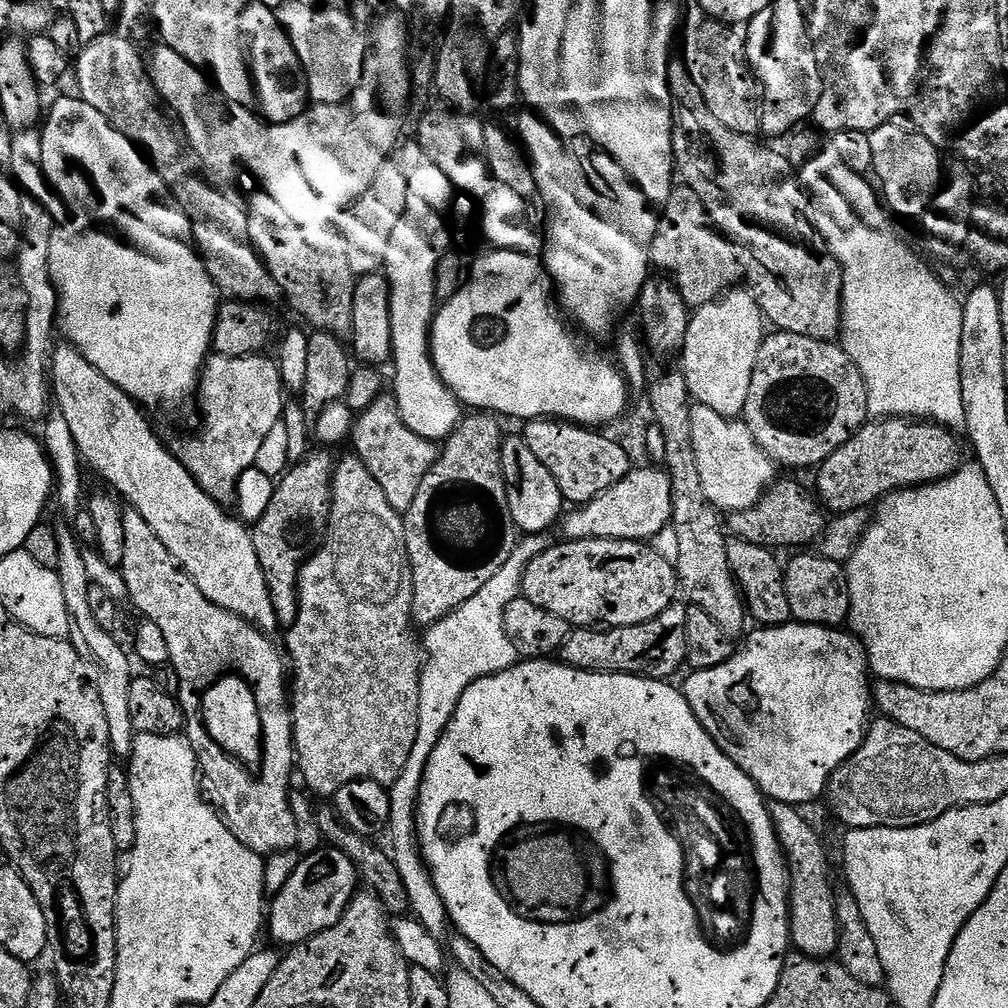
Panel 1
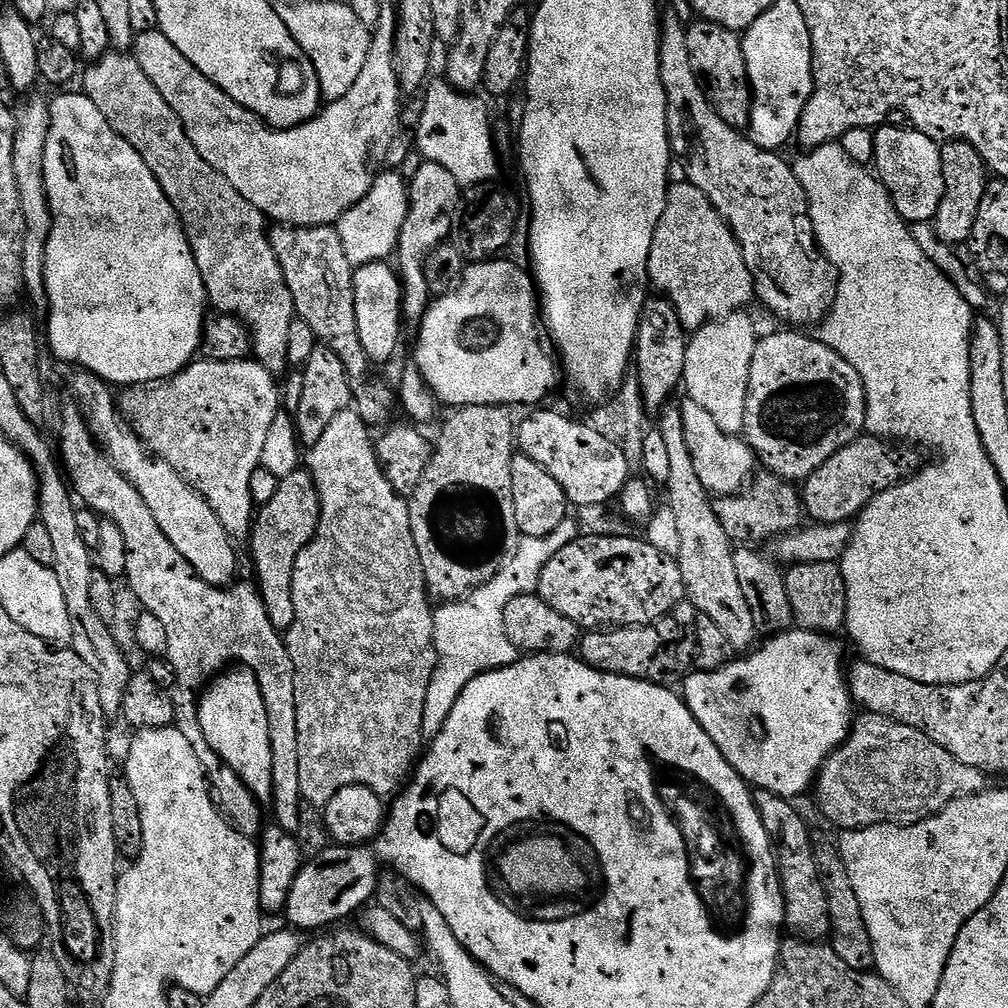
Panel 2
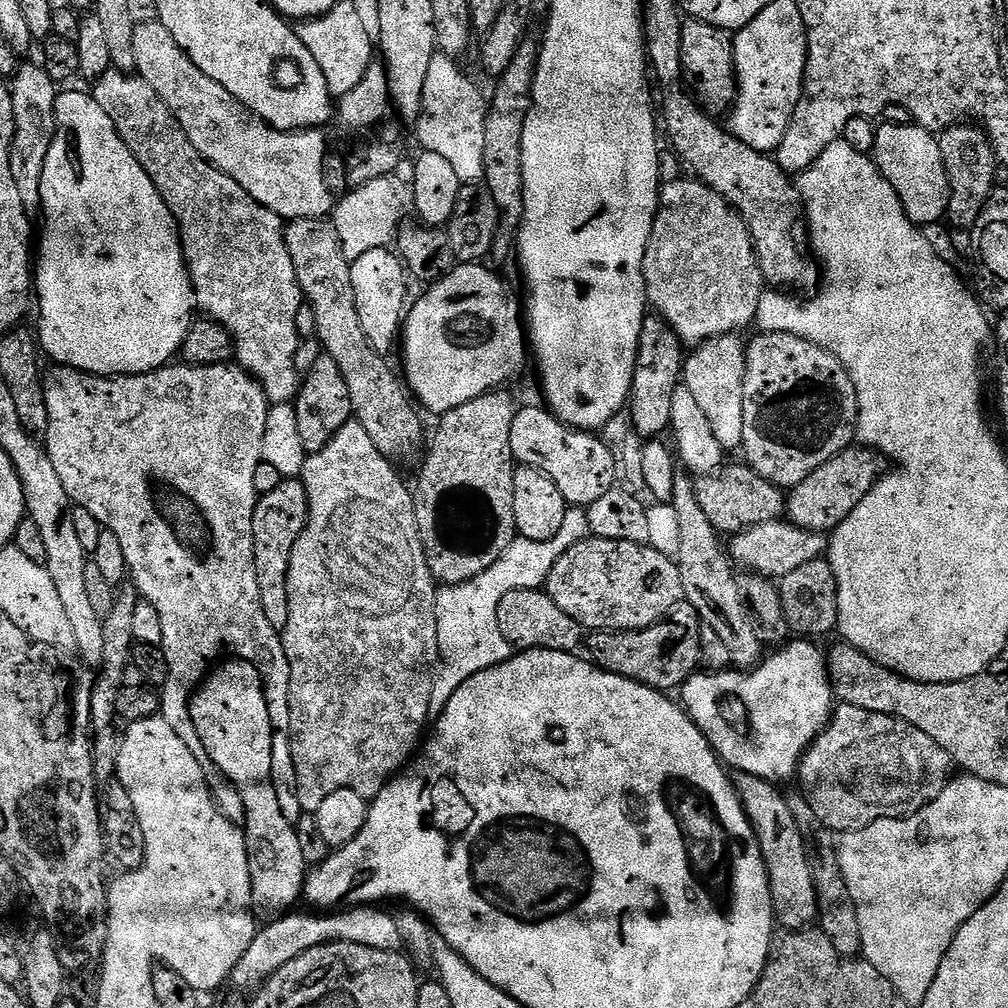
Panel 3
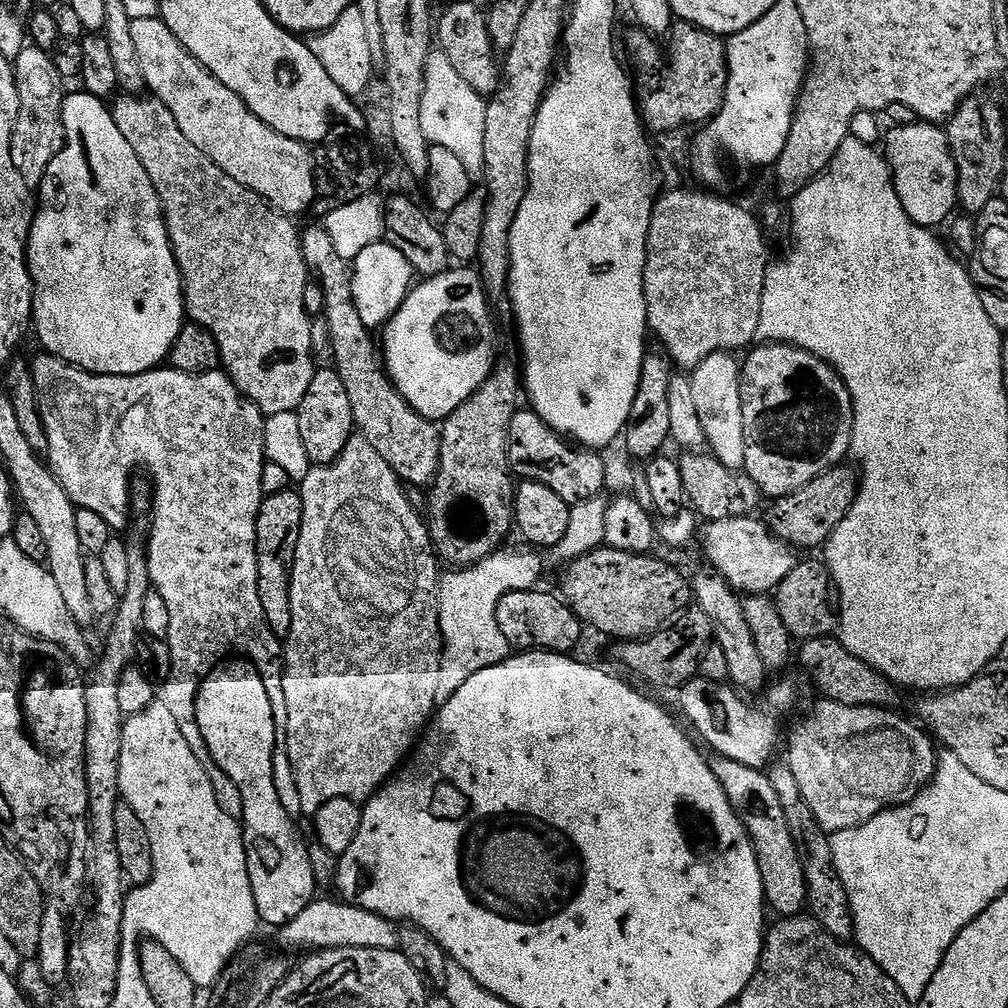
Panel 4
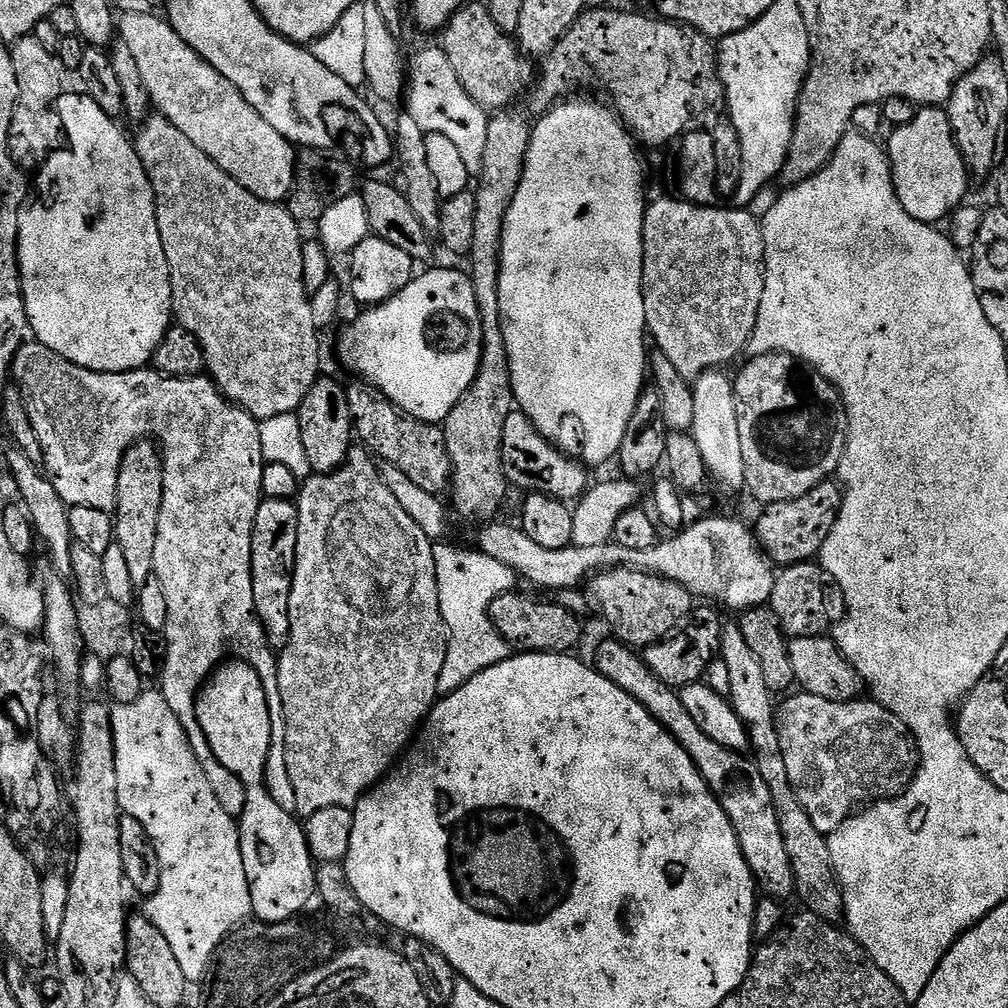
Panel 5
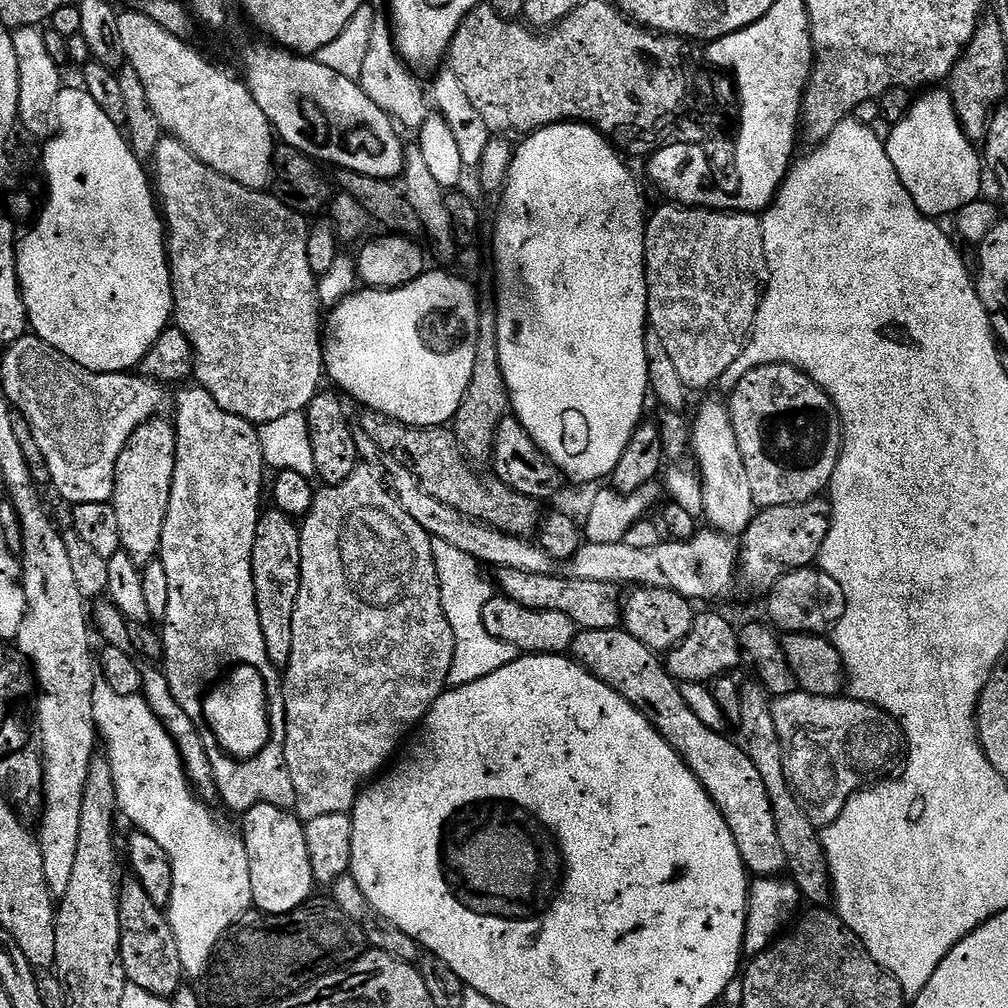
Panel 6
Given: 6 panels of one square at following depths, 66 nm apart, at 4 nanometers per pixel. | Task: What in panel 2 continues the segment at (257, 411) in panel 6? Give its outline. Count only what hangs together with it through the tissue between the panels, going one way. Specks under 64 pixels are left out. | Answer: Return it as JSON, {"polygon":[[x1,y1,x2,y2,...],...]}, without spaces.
{"polygon":[[109,50,89,68,92,69,82,76,84,95,90,98,90,102,94,102,94,106,98,106,98,110,102,110,102,118,110,122,115,132,130,142,138,154,142,154,142,162,150,166,150,174,158,178,166,198,170,198,184,224,184,233,188,236,194,262,198,262,198,274,202,274,209,305,215,311,236,316,243,322,250,333,251,355,262,367,274,374,287,373,290,368,287,356,290,324,296,319,295,308,290,286,286,286,282,266,274,252,270,224,264,213,246,202,246,198,242,198,242,194,238,194,238,190,234,190,234,186,230,186,230,182,226,182,226,178,222,178,222,174,218,174,218,170,214,170,214,166,210,166,210,162,198,154,198,150,194,150,194,142,190,142,178,114,174,114,170,102,158,94,158,86,146,78,146,70,138,66,135,55]]}

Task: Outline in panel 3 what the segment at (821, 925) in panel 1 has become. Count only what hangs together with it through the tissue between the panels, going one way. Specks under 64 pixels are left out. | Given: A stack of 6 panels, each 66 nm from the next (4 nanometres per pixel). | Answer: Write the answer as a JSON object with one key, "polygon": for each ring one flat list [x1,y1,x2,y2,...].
{"polygon":[[745,772,735,777,734,783,748,815,748,821,758,838,762,858,766,862,772,909,776,915,777,925,785,932,802,932,806,928,813,927,819,917,818,894,806,846,798,830,798,822,794,822,794,814,790,814,788,796,780,793,776,789,779,787,773,781,763,780]]}

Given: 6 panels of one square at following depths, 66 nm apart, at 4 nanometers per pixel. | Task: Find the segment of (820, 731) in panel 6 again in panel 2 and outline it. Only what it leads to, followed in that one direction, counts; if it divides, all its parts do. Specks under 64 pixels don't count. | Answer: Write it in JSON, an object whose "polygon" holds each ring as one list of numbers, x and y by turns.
{"polygon":[[861,711,855,717,852,731,844,739,843,746,836,749,829,756,826,763,820,767,820,775,816,777,814,793,816,792,816,804,820,807,821,814,830,823,837,824,840,830,859,830,862,828,872,828,876,824,899,824,901,826,905,824,917,824,920,820,937,816,952,800,959,800,961,796,974,796,978,792,985,791,986,784,984,784,984,780,986,780,985,773,980,772,974,766,966,766,962,762,958,762,958,758,954,758,954,754,942,750,942,746,938,746,938,742,930,742,930,738,926,738,926,734,914,730,914,726,902,726,896,720,882,718,882,714]]}

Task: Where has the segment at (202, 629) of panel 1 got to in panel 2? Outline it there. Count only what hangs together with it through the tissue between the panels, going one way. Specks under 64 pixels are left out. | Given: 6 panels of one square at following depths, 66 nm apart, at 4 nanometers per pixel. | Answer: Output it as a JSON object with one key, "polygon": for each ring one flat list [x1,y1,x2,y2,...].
{"polygon":[[65,407,64,424,58,431,58,437,58,456,72,492,85,509,114,522,114,526,122,530,128,551,124,571,126,581,140,599,140,608,158,618,166,628,169,642,166,659,176,675,176,687,170,692,176,715,174,726,190,742,198,762,202,762,216,811,244,836,256,838,261,835,262,804,252,796,239,774,224,764,210,748,199,725,198,693,229,666,243,666,257,676,262,698,265,699,266,714,269,715,273,752,272,800,276,804,274,820,285,832,295,833,299,826,301,798,298,786,298,710,296,706,290,706,288,698,288,663,292,659,285,637,277,632,266,614,257,585,236,582,225,588,216,588,207,584,188,565,186,558,170,546,170,538,166,538,158,522,154,522,154,514,150,514,150,506,142,502,142,494,134,490,131,482,113,466,103,448,96,443,79,407]]}

